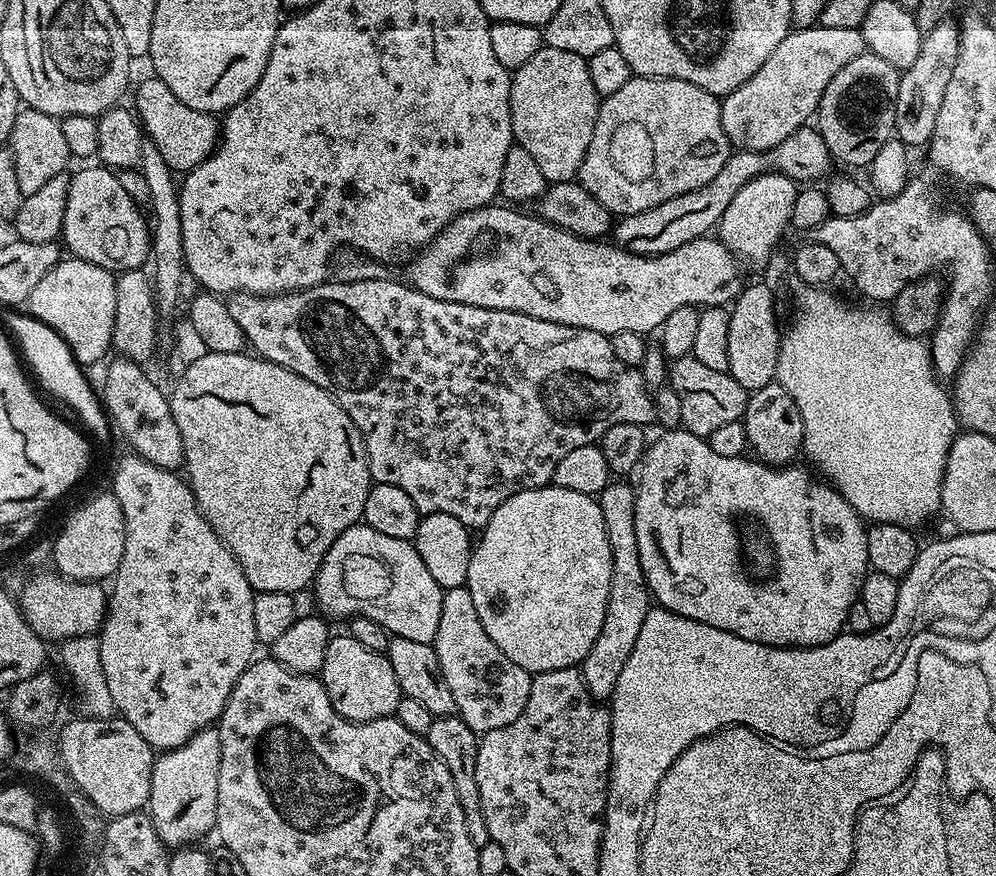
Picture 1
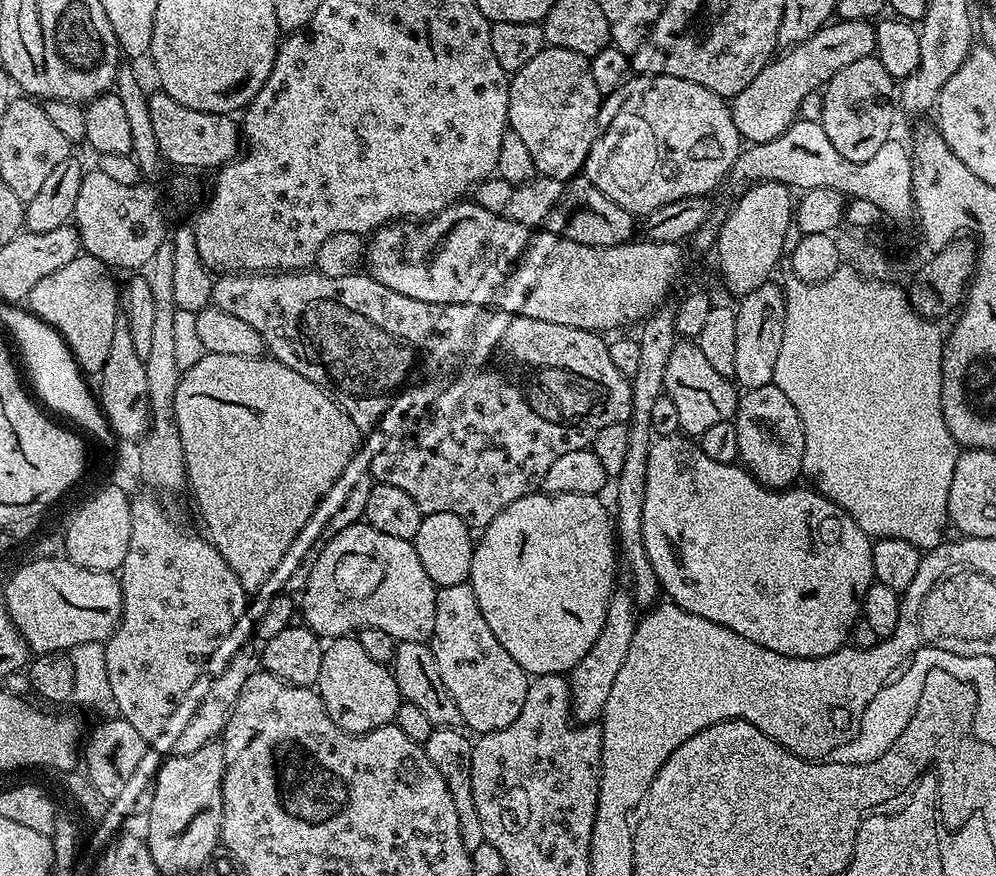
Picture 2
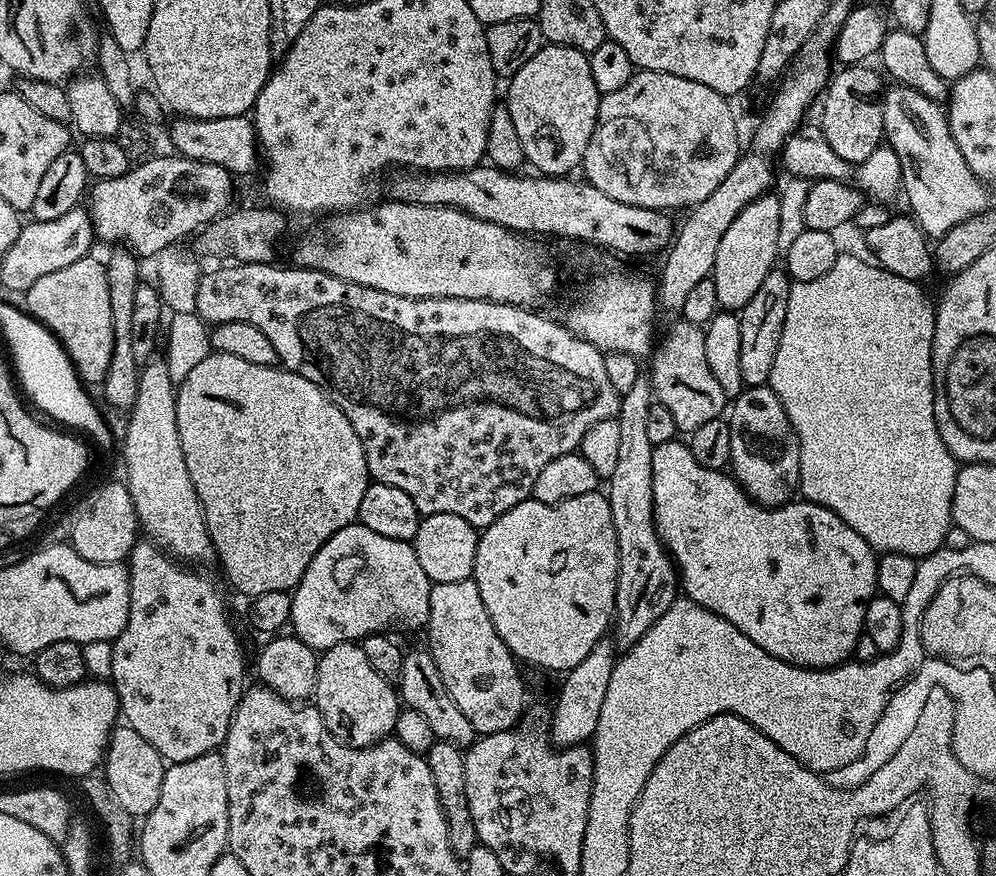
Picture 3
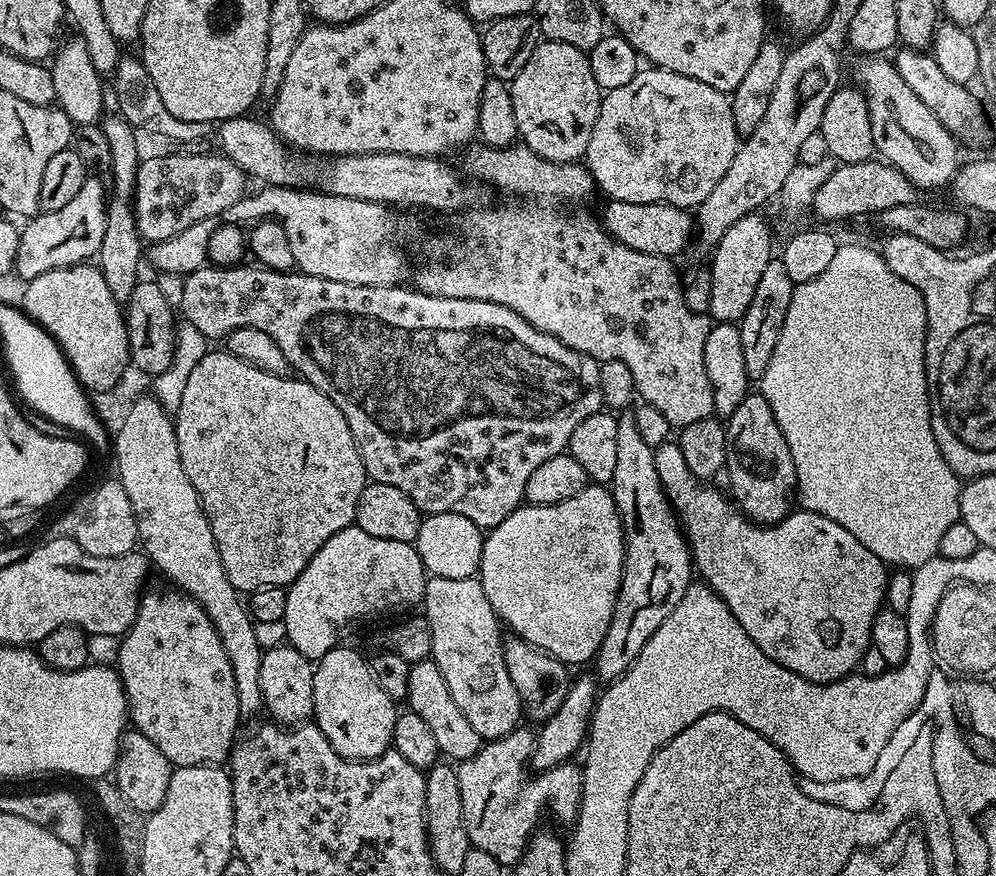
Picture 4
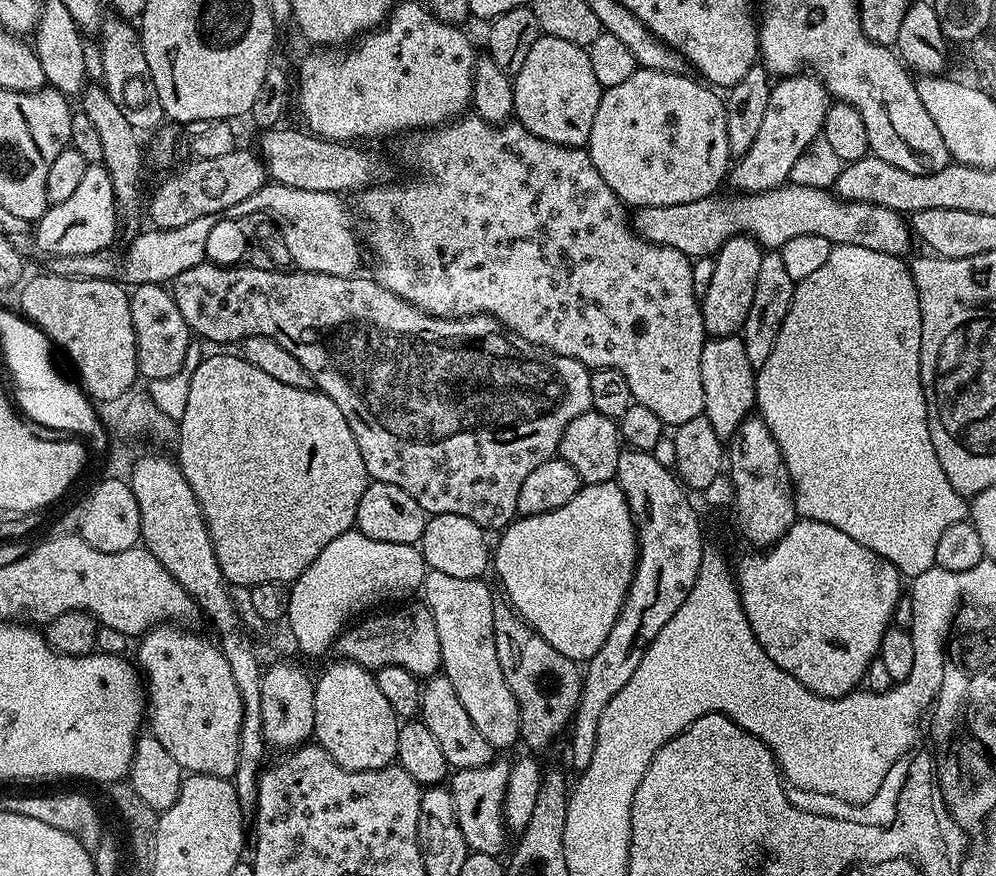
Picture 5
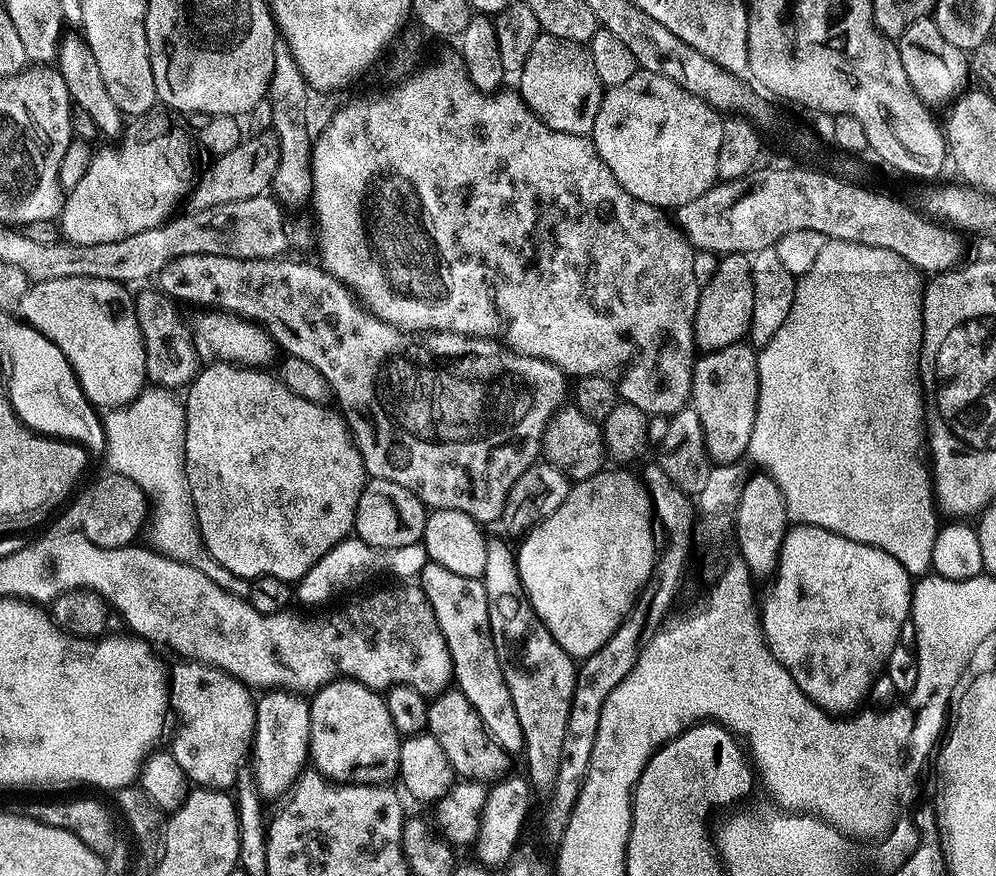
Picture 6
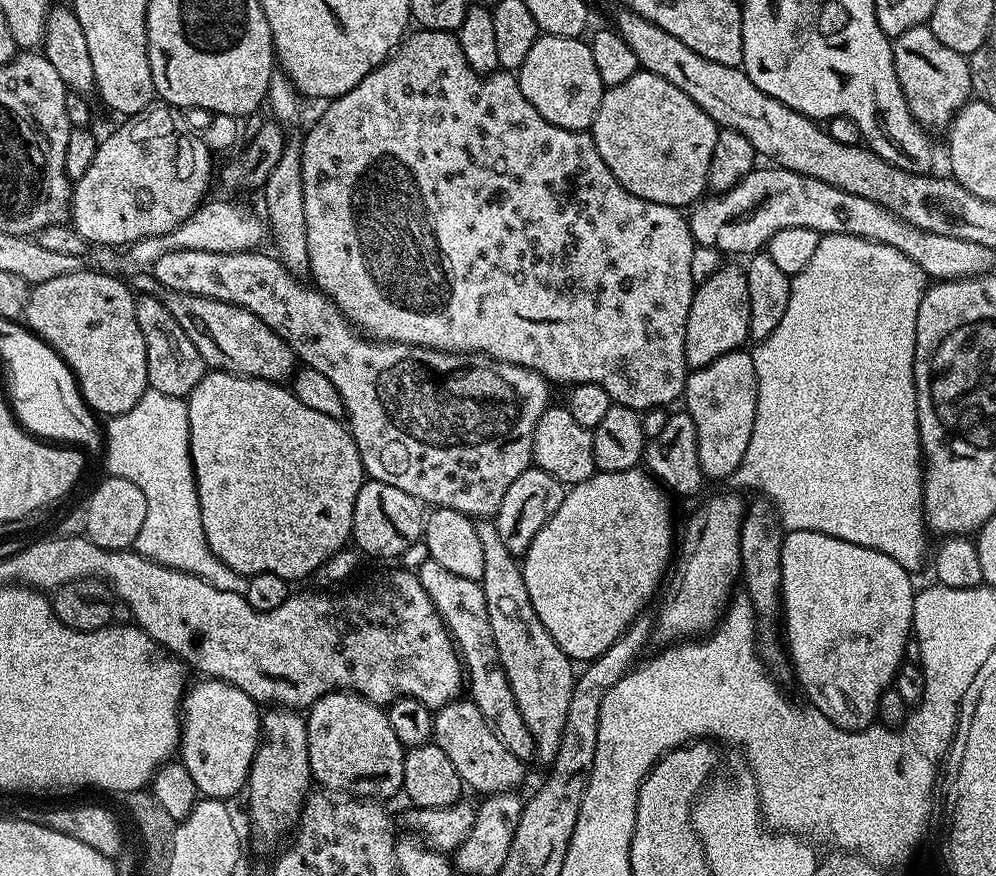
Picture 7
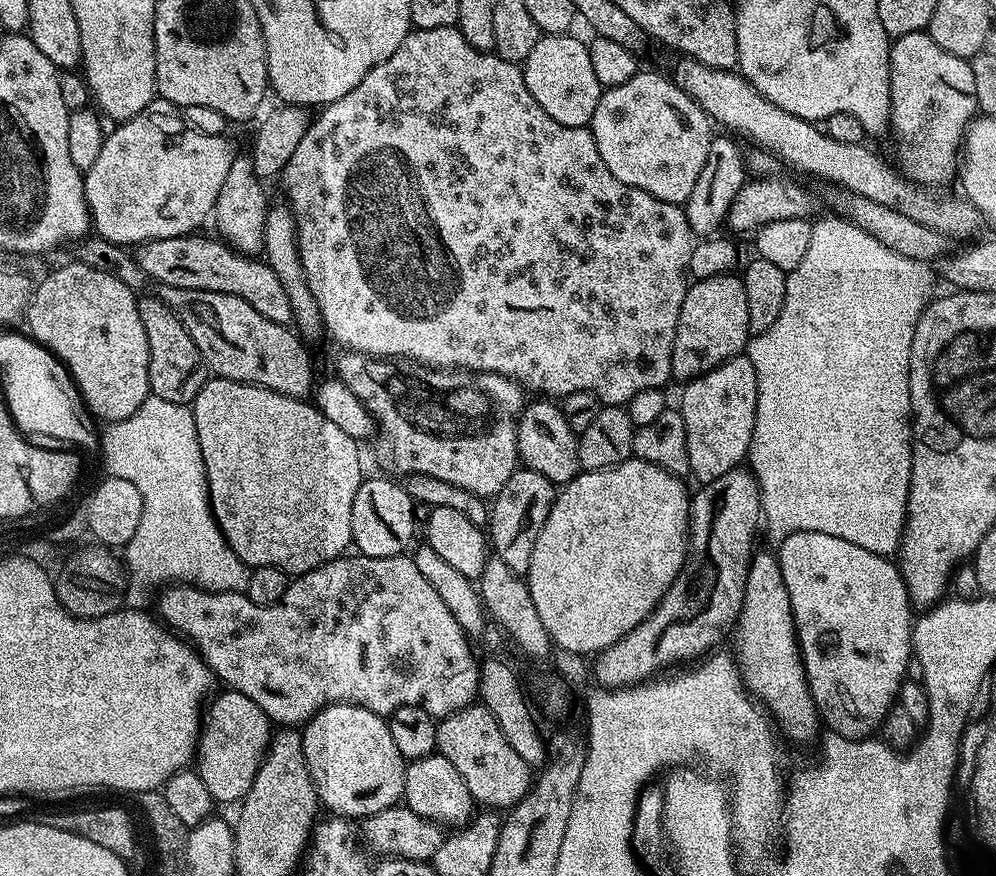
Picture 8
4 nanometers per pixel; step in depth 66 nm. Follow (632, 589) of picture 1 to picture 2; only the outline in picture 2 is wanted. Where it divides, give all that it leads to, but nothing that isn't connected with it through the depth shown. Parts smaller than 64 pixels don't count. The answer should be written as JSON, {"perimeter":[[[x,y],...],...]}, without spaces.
{"perimeter":[[[613,591],[612,597],[608,599],[606,610],[606,622],[602,622],[602,631],[598,638],[594,638],[594,646],[586,650],[586,658],[578,662],[578,666],[572,669],[568,685],[572,691],[572,714],[578,724],[591,724],[599,721],[606,710],[606,698],[610,698],[610,686],[614,686],[614,678],[618,678],[618,670],[622,670],[622,662],[626,662],[626,650],[630,650],[630,642],[634,638],[634,630],[638,623],[638,605],[632,599],[631,591]]]}

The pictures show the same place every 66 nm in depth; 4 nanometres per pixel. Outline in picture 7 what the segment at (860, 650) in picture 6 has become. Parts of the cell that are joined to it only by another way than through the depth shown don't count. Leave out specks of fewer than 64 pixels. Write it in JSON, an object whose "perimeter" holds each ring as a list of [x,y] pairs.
{"perimeter":[[[798,530],[788,532],[784,538],[782,550],[782,582],[780,583],[780,598],[784,608],[784,640],[788,643],[788,656],[792,659],[792,668],[796,671],[796,680],[804,691],[803,699],[811,707],[819,710],[832,724],[846,728],[850,732],[857,732],[860,728],[867,728],[877,719],[882,693],[896,679],[896,671],[904,657],[904,643],[910,640],[910,629],[914,624],[916,611],[914,602],[916,592],[912,588],[913,577],[894,558],[882,554],[878,550],[870,550],[862,546],[854,546],[842,538],[834,538],[830,534],[822,534],[814,530]]]}

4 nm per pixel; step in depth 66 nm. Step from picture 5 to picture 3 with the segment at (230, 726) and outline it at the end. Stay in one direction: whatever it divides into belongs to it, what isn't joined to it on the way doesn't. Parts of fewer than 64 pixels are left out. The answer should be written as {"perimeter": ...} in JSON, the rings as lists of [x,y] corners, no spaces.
{"perimeter":[[[147,538],[137,539],[136,545],[132,547],[126,561],[128,569],[128,581],[130,582],[130,614],[122,634],[118,634],[112,645],[114,662],[112,663],[112,675],[110,683],[116,689],[116,702],[118,712],[121,717],[126,719],[127,727],[138,730],[154,750],[164,757],[165,761],[177,764],[186,762],[190,758],[198,758],[207,752],[217,751],[223,745],[226,734],[230,730],[232,715],[240,704],[240,698],[246,691],[244,684],[244,652],[240,649],[240,640],[236,637],[236,632],[232,629],[232,624],[228,621],[228,608],[224,605],[224,596],[220,593],[220,588],[208,576],[203,576],[203,571],[197,570],[192,566],[185,566],[181,561],[171,557],[162,548],[156,547]]]}

